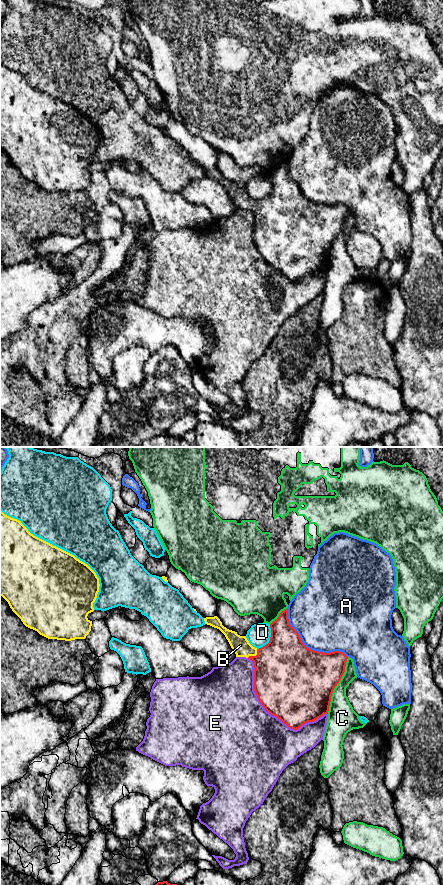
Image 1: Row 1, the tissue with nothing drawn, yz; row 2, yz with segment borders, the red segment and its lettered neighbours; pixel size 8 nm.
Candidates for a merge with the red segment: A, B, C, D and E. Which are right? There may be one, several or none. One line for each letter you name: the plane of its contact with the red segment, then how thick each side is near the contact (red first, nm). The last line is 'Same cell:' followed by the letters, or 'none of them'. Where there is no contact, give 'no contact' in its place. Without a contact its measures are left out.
B: contact in yz; calibres 460 and 140 nm
Same cell: B

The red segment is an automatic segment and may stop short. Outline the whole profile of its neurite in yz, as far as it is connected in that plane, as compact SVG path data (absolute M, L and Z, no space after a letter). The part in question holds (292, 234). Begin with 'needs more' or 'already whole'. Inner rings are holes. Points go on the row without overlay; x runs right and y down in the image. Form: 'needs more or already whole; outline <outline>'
needs more; outline M288 161L270 176L270 193L259 201L253 199L246 188L224 179L217 168L206 169L204 173L225 187L236 209L253 213L254 243L267 264L294 282L328 266L333 242L345 224L348 209L340 203L323 205L307 200L298 184L289 176Z

